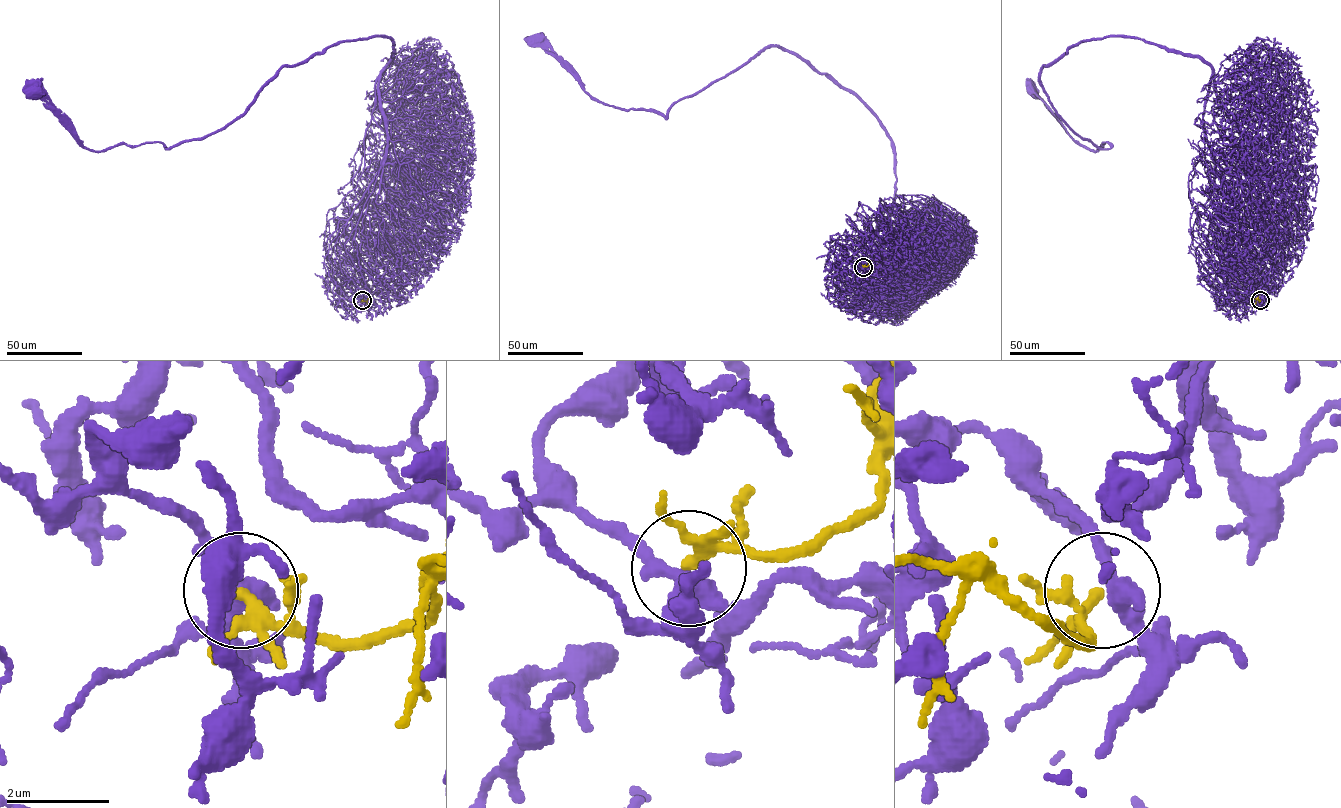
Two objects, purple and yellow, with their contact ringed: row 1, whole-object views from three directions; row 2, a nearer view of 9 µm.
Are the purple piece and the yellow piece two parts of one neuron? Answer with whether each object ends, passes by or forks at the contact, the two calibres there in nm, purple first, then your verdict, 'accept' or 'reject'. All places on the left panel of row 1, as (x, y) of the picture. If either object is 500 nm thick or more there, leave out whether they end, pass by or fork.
purple passes by; yellow forks there; 400 nm thick on the purple side, 140 nm on the other; reject

